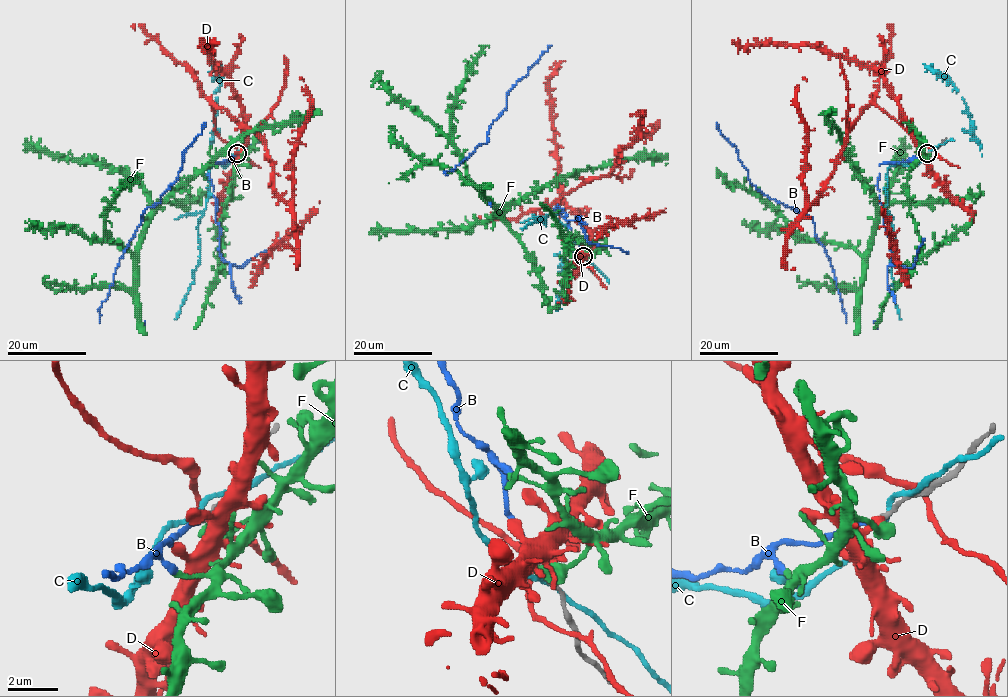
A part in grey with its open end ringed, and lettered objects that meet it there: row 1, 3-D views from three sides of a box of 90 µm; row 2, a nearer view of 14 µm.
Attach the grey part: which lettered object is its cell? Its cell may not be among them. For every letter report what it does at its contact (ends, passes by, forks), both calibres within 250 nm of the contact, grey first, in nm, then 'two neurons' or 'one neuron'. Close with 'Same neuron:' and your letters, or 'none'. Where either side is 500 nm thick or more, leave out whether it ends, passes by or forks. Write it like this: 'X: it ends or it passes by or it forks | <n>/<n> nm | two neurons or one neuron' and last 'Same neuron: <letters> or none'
B: it ends | 200/140 nm | one neuron
C: it passes by | 240/180 nm | two neurons
D: it ends | 240/360 nm | two neurons
F: 240/550 nm | two neurons
Same neuron: B

